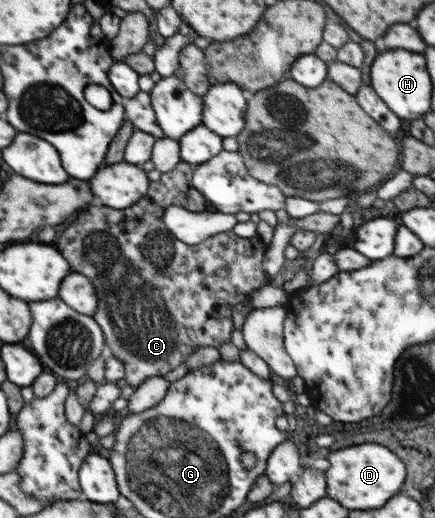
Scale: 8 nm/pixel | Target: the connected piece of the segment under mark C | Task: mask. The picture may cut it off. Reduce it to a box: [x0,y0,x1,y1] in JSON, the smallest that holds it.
[57,161,273,386]

